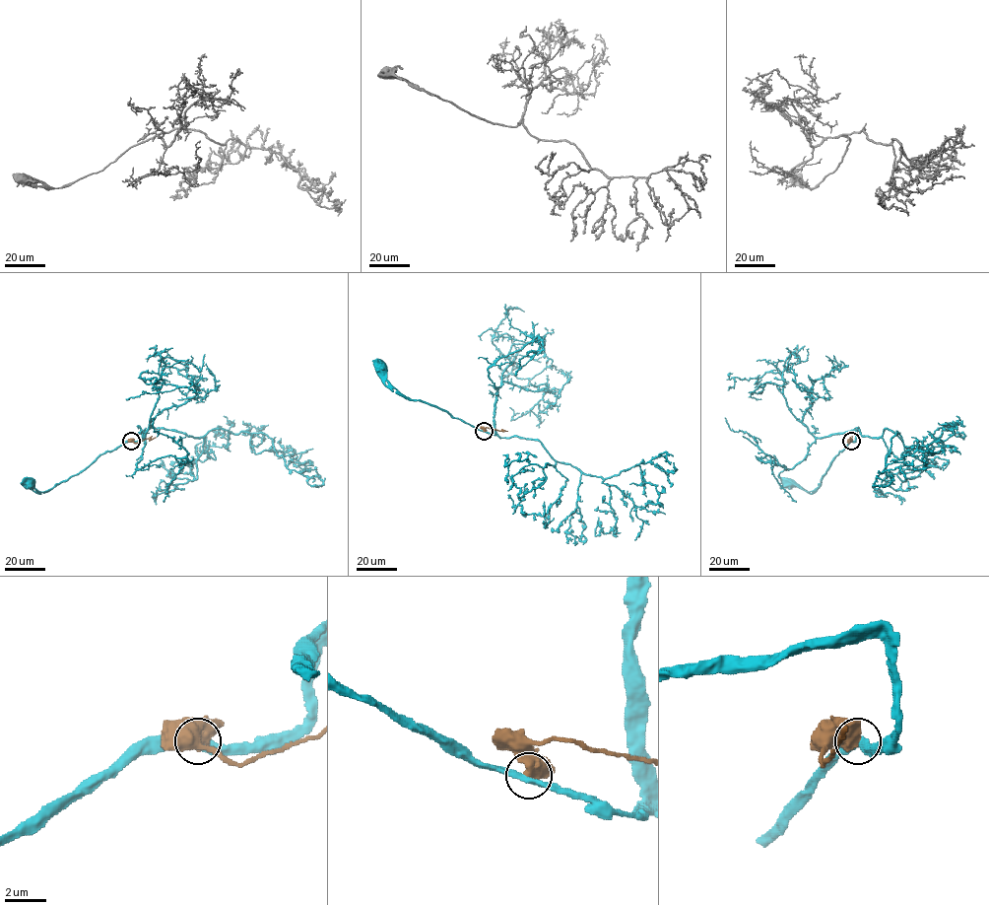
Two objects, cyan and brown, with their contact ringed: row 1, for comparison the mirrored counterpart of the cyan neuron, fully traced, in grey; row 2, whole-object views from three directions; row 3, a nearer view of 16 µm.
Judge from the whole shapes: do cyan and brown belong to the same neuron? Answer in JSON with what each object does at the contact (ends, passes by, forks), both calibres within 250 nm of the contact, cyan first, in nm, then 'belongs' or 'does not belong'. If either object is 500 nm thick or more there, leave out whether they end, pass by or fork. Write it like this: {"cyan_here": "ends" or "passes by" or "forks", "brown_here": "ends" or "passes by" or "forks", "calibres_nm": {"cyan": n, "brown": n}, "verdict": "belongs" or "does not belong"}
{"calibres_nm": {"cyan": 360, "brown": 700}, "verdict": "does not belong"}

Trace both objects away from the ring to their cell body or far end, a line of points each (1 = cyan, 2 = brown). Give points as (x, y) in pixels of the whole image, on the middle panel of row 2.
1: (483, 431), (430, 404), (407, 398), (391, 385), (380, 365)
2: (484, 431), (490, 428), (507, 431)

